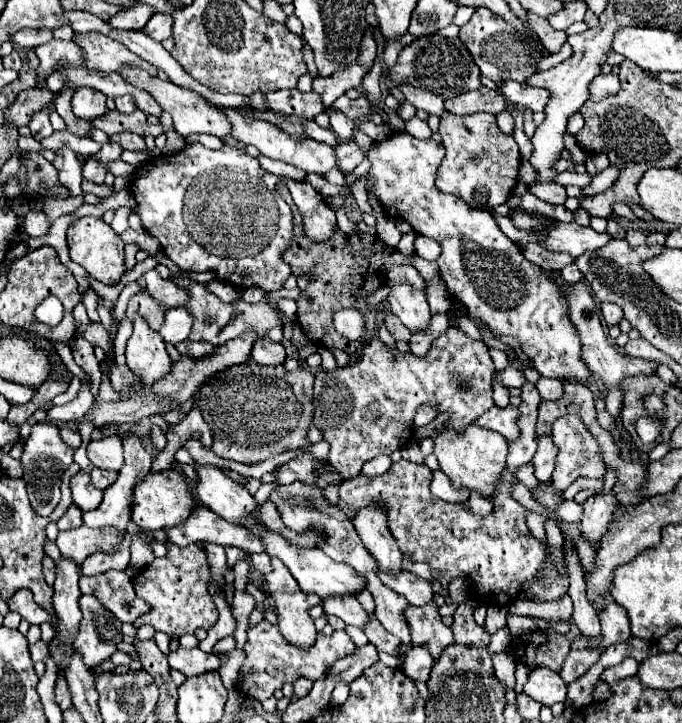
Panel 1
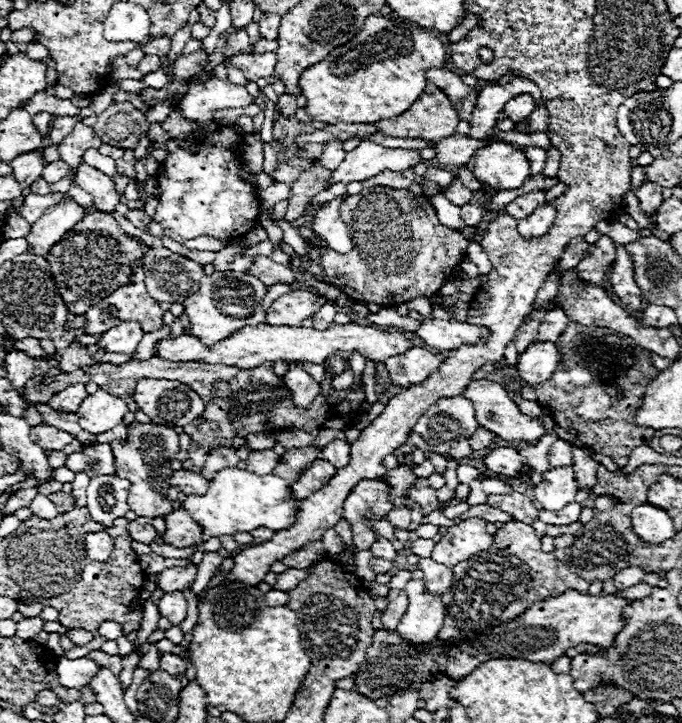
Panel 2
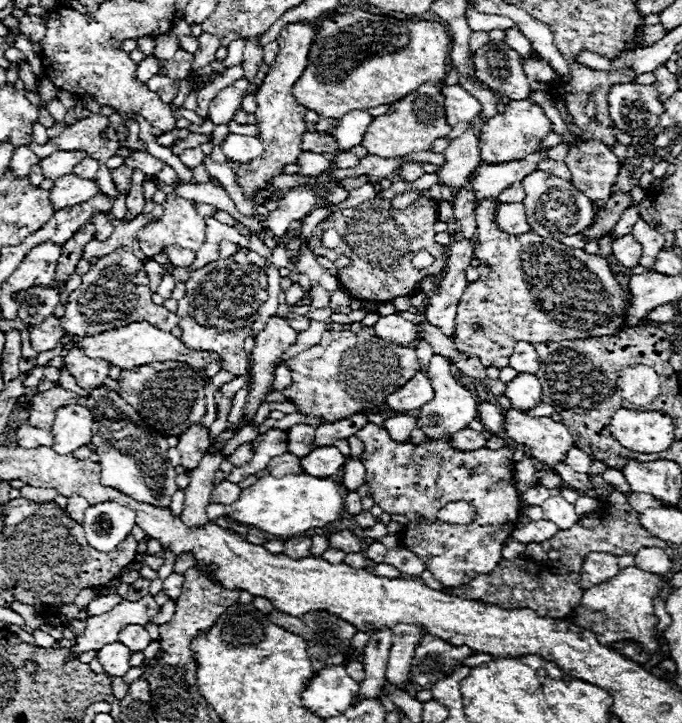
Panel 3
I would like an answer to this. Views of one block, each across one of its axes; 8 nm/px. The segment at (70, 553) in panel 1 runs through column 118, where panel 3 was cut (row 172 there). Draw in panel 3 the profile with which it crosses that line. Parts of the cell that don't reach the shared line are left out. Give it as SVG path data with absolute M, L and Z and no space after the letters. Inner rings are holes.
M534 170L522 180L526 198L524 198L524 208L526 208L526 220L528 226L534 234L544 236L544 238L554 238L562 240L566 236L574 236L582 232L590 222L592 222L592 204L590 200L576 190L568 180L562 180L558 176Z

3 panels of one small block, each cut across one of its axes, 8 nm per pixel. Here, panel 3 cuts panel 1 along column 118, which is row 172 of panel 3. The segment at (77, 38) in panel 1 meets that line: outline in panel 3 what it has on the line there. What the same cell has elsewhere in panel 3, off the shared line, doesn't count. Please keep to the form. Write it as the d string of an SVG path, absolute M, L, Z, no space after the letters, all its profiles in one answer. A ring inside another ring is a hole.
M54 152L52 156L40 160L40 168L44 168L44 178L56 180L64 174L70 174L74 166L84 158L86 152Z

